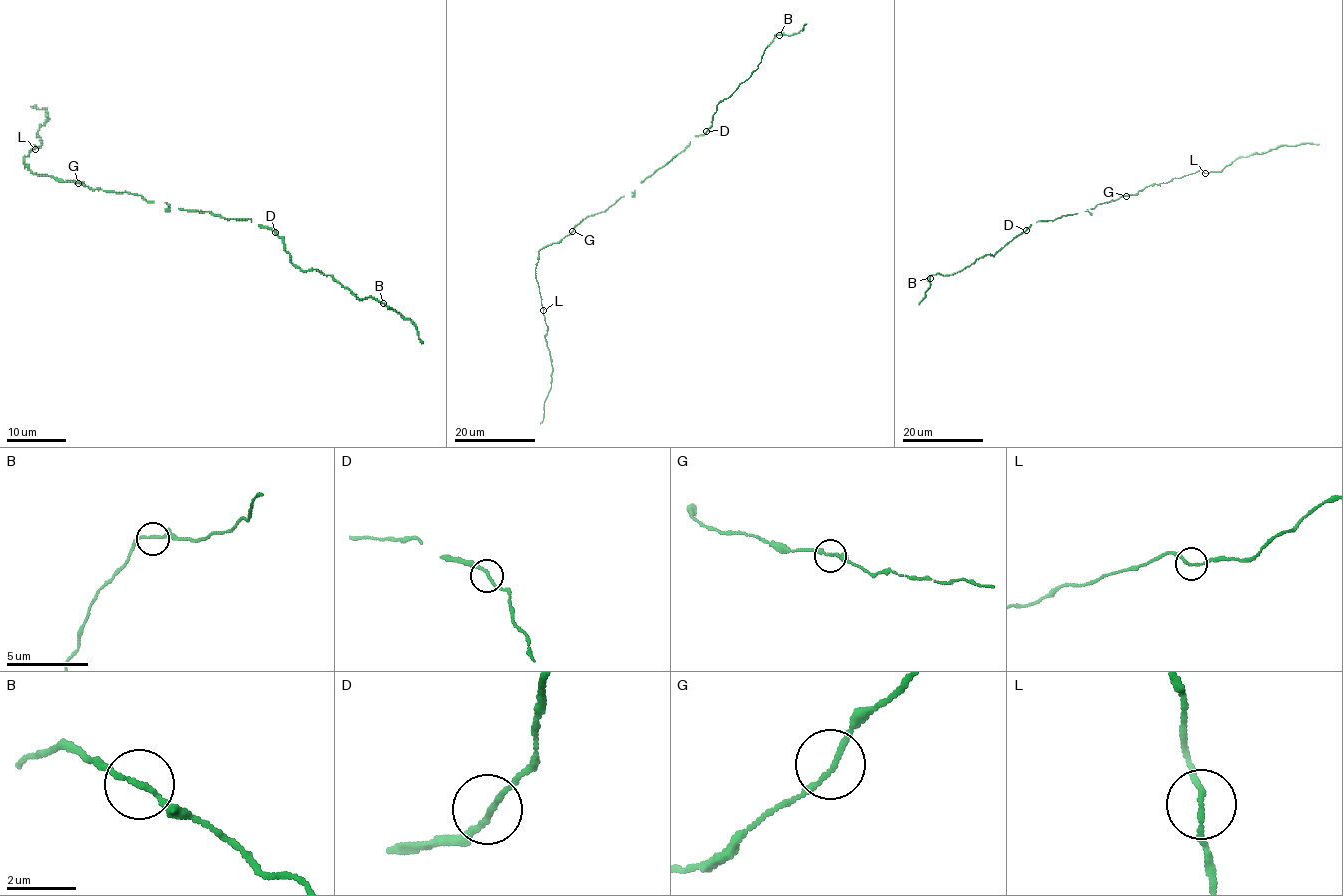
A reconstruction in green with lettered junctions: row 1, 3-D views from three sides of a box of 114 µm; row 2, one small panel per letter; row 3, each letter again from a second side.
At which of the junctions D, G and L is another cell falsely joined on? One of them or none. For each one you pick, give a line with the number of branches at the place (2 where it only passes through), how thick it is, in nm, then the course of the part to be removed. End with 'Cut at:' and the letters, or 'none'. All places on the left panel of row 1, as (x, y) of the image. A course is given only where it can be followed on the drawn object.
Cut at: none

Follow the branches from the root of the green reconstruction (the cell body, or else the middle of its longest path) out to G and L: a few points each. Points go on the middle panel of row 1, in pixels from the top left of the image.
G: (618, 199), (603, 212), (583, 219), (572, 231)
L: (618, 199), (603, 212), (583, 219), (558, 242), (538, 252), (535, 278), (543, 310)

